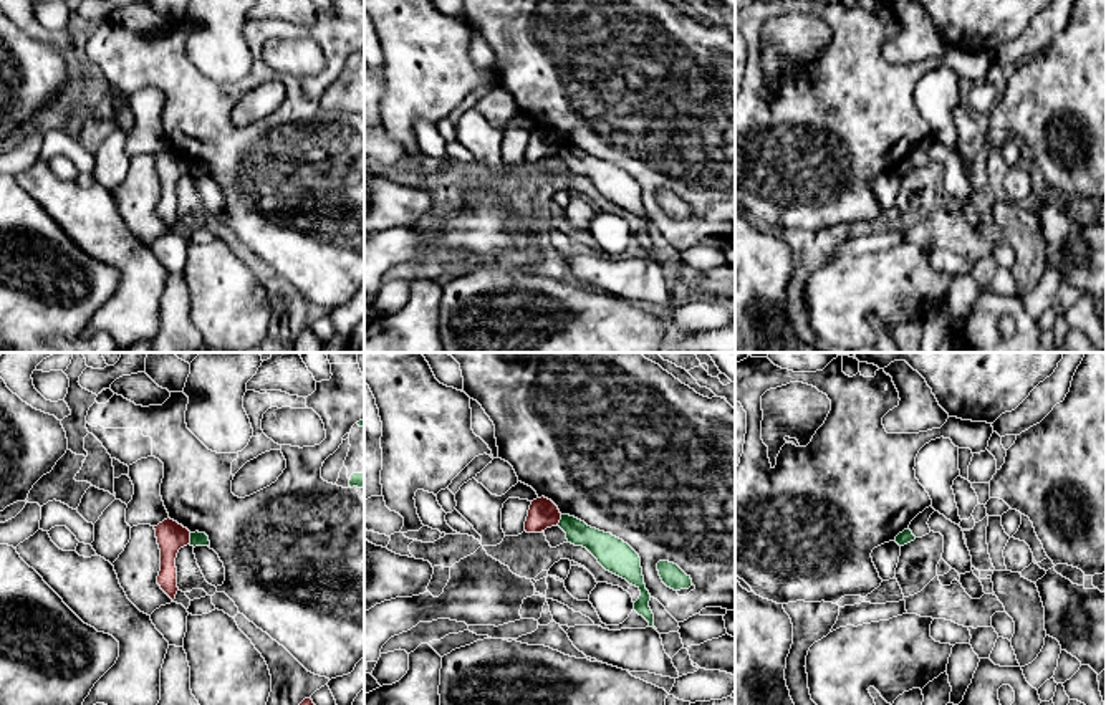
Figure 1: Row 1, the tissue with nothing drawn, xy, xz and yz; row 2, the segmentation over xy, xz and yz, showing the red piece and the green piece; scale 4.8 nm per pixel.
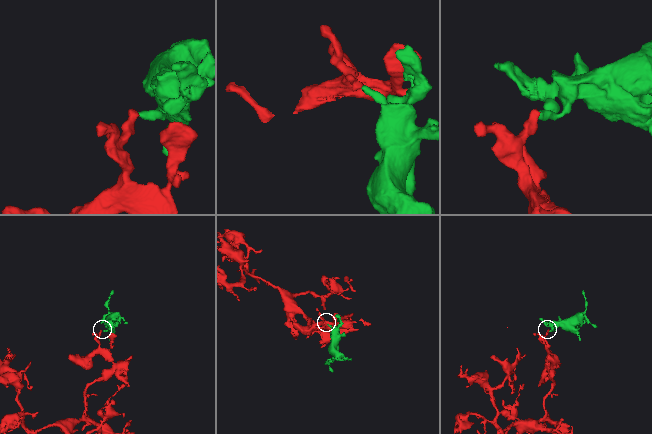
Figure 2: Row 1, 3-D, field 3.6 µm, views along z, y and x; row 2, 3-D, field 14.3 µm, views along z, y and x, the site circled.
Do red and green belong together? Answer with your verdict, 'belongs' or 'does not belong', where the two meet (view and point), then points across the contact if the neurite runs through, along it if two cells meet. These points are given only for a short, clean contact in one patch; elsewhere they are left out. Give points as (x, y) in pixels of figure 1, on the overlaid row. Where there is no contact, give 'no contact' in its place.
does not belong | xy (189, 538) | along xy (189, 533), (191, 543)

